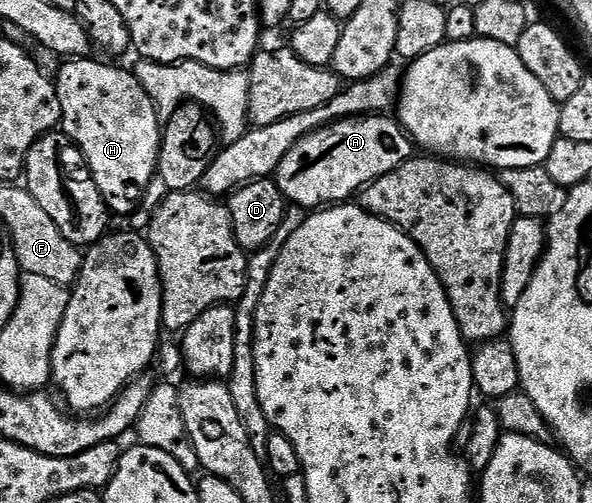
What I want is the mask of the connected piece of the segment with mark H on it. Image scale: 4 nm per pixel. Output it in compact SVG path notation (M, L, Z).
M86 56L66 61L65 67L55 74L55 85L61 105L59 126L85 157L95 184L105 197L105 205L114 215L128 216L142 205L141 197L144 196L145 189L158 177L157 161L161 159L163 122L151 96L147 96L143 84L132 69L120 70L117 66L108 66L105 62L92 62L91 59L92 57Z

